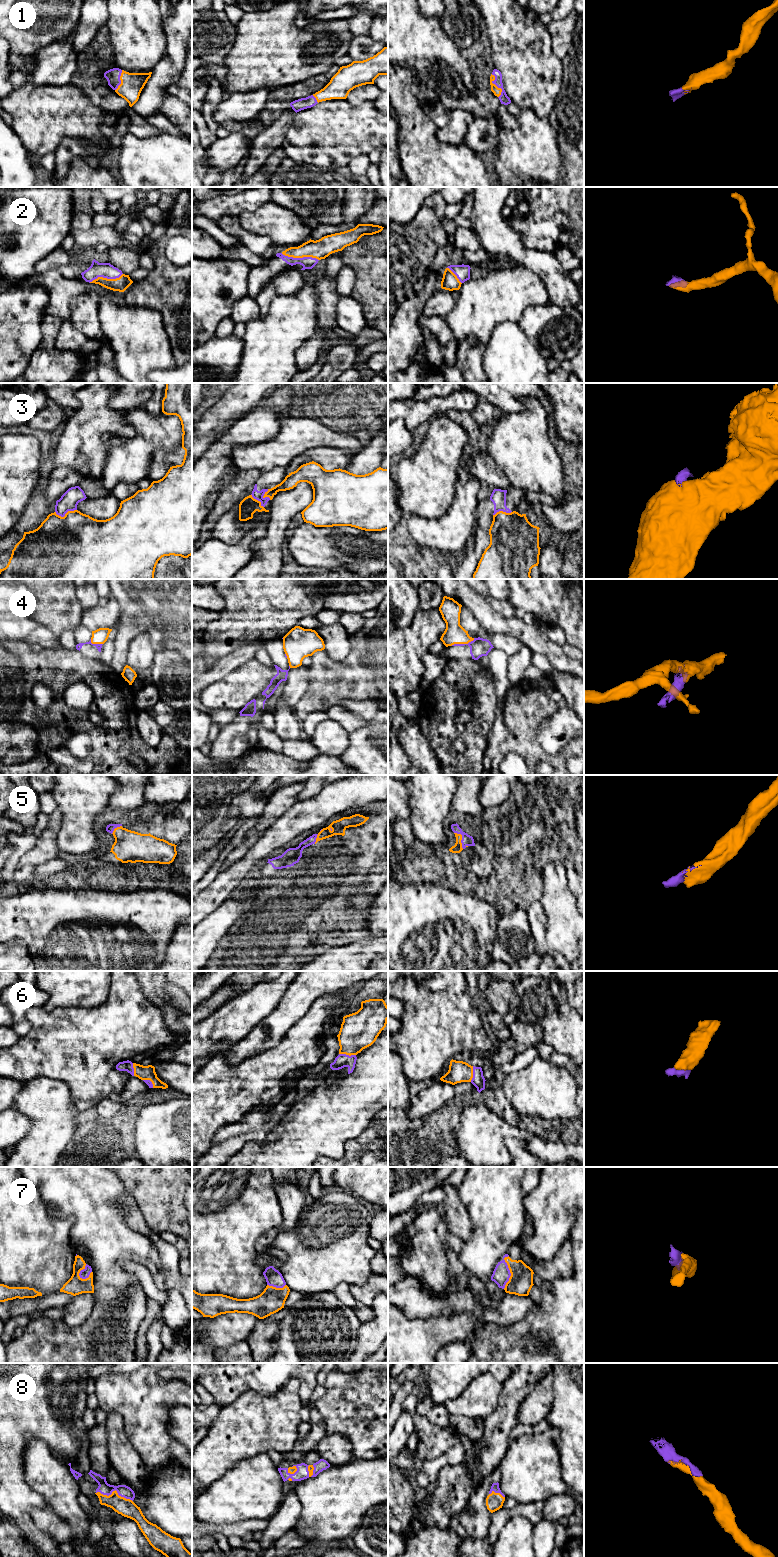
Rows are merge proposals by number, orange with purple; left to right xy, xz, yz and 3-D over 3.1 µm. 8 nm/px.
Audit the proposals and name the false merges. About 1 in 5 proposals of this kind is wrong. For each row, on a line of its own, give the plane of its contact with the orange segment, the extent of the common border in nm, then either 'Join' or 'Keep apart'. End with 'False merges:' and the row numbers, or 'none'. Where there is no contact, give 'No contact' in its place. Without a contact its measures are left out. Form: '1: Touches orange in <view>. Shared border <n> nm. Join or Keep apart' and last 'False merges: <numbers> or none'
1: Touches orange in yz. Shared border 200 nm. Join
2: Touches orange in xz. Shared border 300 nm. Join
3: Touches orange in xy. Shared border 180 nm. Keep apart
4: Touches orange in yz. Shared border 200 nm. Keep apart
5: Touches orange in yz. Shared border 150 nm. Join
6: Touches orange in xz. Shared border 140 nm. Join
7: Touches orange in yz. Shared border 280 nm. Join
8: Touches orange in xy. Shared border 300 nm. Join
False merges: 3, 4

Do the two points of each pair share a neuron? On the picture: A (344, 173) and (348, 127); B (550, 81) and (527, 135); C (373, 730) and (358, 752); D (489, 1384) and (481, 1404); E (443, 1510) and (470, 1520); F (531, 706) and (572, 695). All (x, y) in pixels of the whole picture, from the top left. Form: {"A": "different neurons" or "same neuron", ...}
{"A": "different neurons", "B": "different neurons", "C": "same neuron", "D": "same neuron", "E": "different neurons", "F": "different neurons"}

